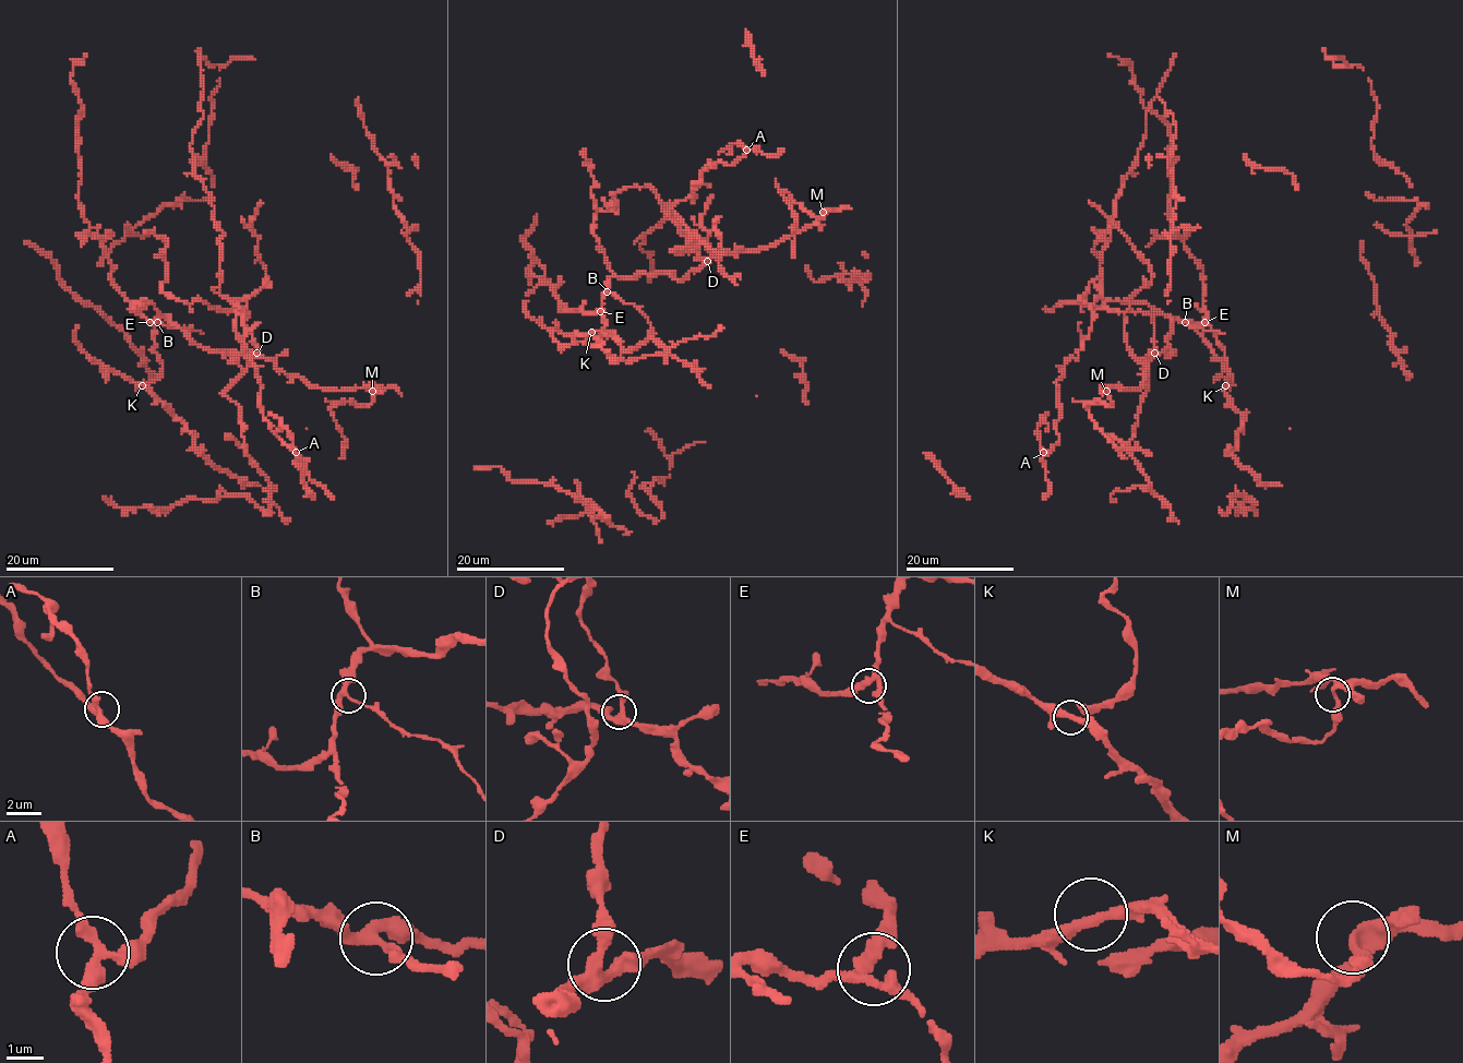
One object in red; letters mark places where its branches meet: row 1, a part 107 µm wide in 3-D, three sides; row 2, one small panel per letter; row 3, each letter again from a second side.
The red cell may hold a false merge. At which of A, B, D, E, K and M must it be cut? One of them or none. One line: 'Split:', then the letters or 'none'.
Split: B

